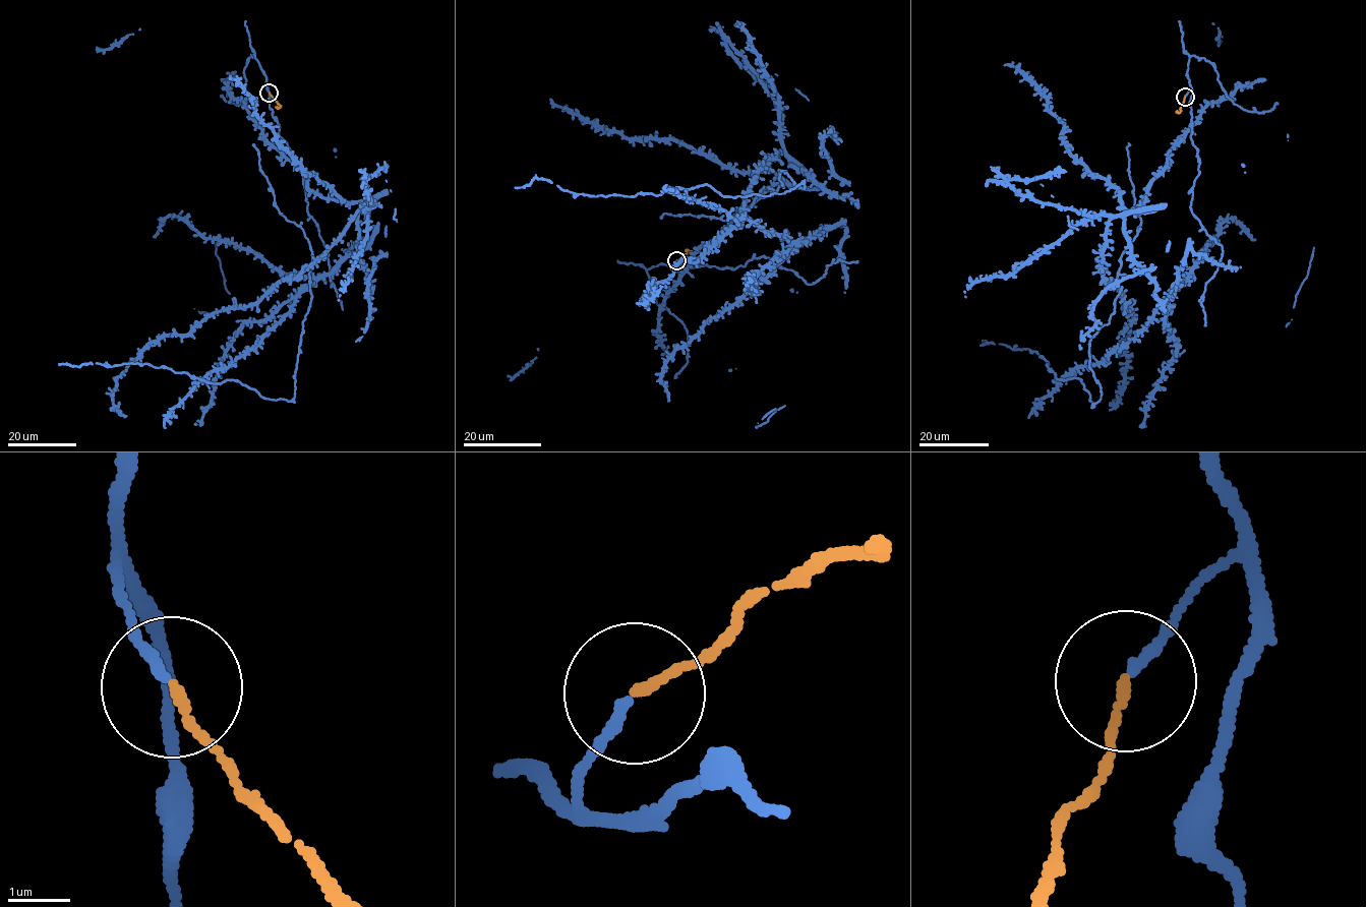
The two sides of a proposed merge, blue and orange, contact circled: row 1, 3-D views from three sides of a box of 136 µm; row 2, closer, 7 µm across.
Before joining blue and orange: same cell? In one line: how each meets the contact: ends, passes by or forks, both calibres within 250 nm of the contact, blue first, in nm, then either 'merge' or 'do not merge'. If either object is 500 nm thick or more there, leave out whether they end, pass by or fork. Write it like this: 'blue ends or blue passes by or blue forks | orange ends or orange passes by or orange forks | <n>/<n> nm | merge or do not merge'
blue ends | orange ends | 150/140 nm | merge

